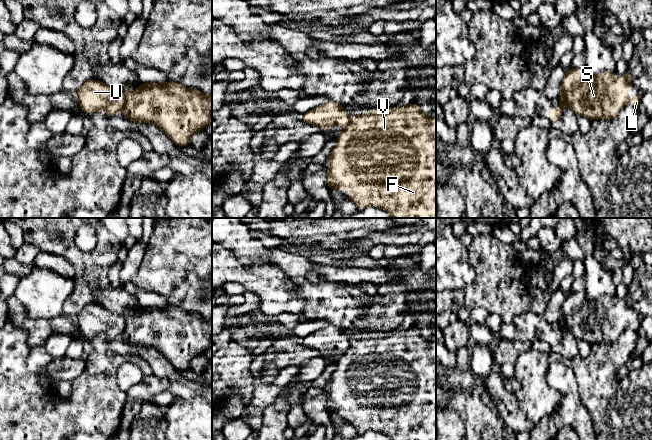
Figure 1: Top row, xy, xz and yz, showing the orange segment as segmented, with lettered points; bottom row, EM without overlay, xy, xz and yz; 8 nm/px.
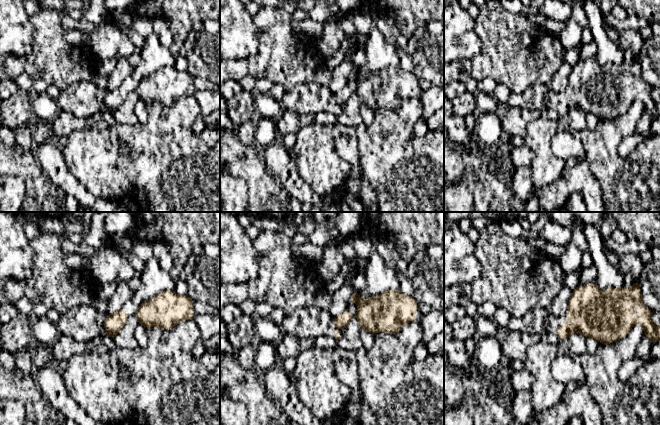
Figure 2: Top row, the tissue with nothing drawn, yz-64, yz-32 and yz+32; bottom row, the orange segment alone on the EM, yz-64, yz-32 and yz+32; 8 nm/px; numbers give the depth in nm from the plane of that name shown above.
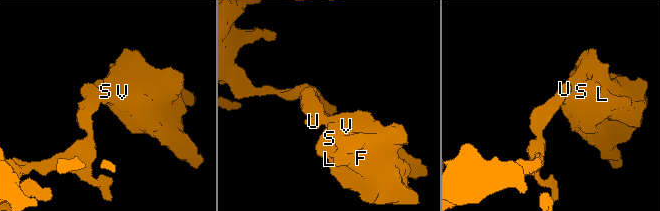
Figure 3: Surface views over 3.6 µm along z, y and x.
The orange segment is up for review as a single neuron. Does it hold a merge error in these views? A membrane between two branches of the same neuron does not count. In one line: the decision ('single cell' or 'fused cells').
fused cells

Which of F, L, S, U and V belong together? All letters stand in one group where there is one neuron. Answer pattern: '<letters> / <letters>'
F L S V / U

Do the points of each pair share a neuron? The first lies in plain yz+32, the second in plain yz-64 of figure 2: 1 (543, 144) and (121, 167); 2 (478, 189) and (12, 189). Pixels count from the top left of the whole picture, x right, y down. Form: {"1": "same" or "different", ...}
{"1": "same", "2": "different"}

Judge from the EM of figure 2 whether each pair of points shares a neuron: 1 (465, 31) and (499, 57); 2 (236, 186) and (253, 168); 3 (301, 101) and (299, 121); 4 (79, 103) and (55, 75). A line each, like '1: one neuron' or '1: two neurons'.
1: two neurons
2: two neurons
3: two neurons
4: two neurons

